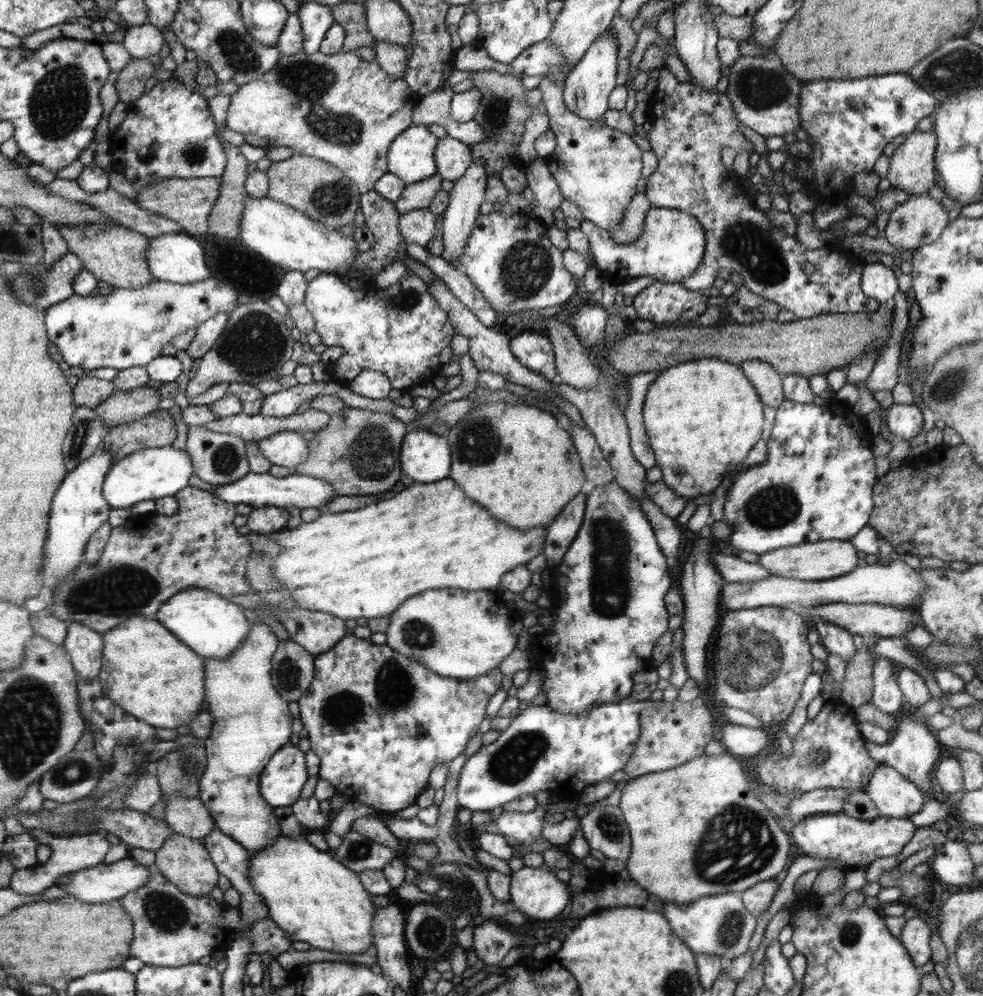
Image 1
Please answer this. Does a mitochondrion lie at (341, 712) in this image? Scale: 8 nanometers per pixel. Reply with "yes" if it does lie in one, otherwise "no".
yes

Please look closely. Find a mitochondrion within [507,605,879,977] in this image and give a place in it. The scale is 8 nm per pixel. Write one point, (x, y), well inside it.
(740, 834)

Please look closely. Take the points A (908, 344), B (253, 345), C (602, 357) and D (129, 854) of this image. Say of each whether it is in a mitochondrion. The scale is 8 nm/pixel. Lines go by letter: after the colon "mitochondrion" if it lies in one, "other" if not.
A: other
B: mitochondrion
C: other
D: other

